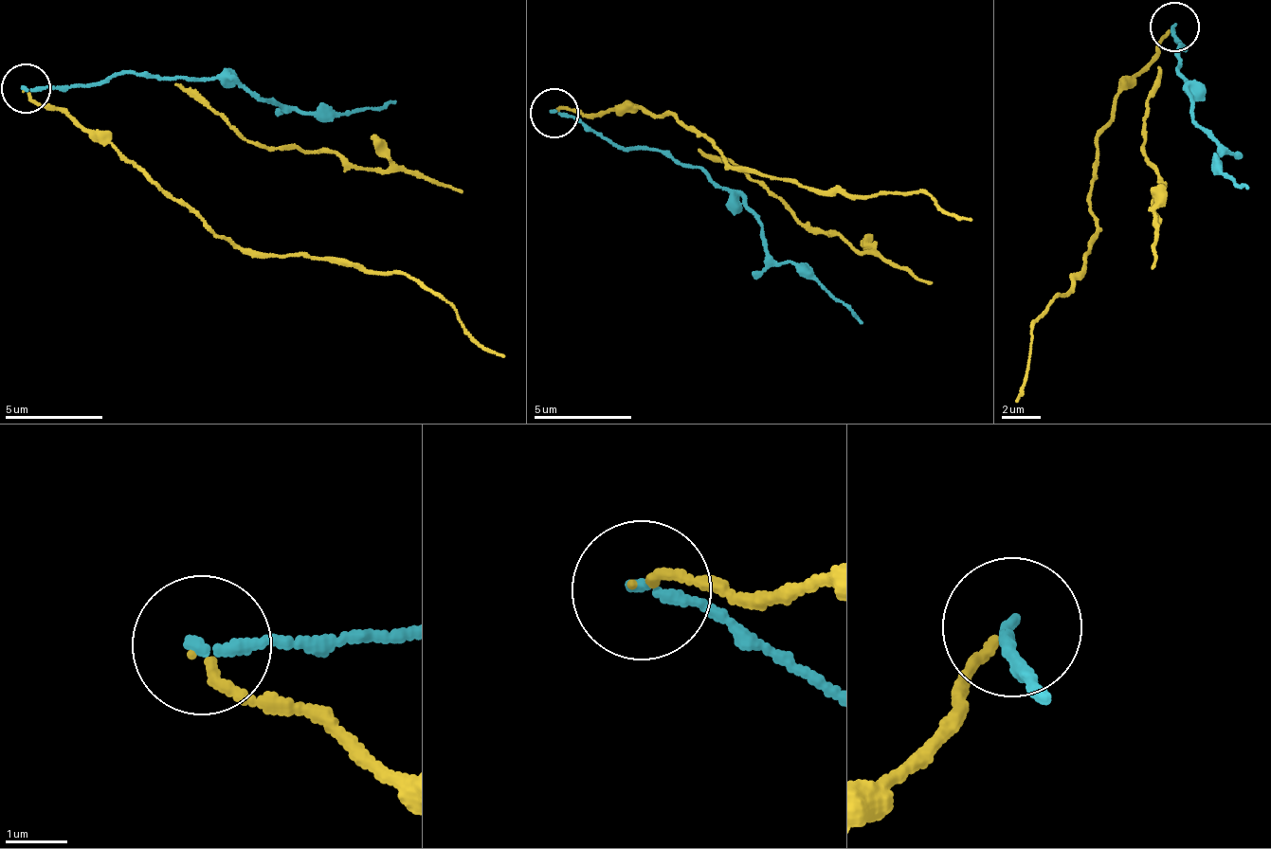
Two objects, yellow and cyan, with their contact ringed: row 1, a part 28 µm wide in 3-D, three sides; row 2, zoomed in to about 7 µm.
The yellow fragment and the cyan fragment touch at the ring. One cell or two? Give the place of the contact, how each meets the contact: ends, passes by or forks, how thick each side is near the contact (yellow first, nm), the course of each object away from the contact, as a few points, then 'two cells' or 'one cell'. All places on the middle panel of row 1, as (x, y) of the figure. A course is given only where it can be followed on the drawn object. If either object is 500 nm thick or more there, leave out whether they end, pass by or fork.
at (554, 113); yellow ends there; cyan ends there; 110 nm thick on the yellow side, 190 nm on the other; yellow runs (550, 111), (668, 113), (714, 141), (735, 170), (846, 192), (853, 196), (917, 190), (950, 212), (971, 218); cyan runs (554, 112), (628, 148), (667, 151), (727, 186), (751, 207), (774, 262), (803, 265), (863, 323); two cells

